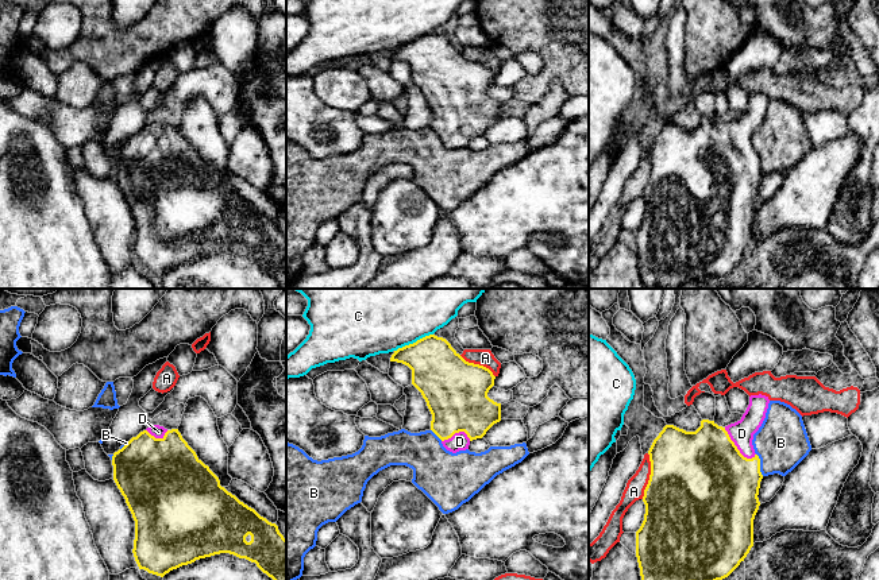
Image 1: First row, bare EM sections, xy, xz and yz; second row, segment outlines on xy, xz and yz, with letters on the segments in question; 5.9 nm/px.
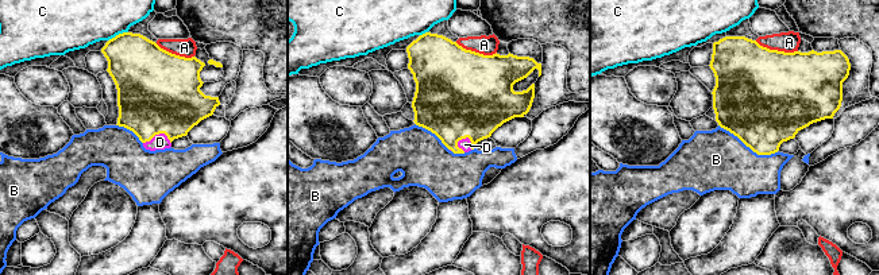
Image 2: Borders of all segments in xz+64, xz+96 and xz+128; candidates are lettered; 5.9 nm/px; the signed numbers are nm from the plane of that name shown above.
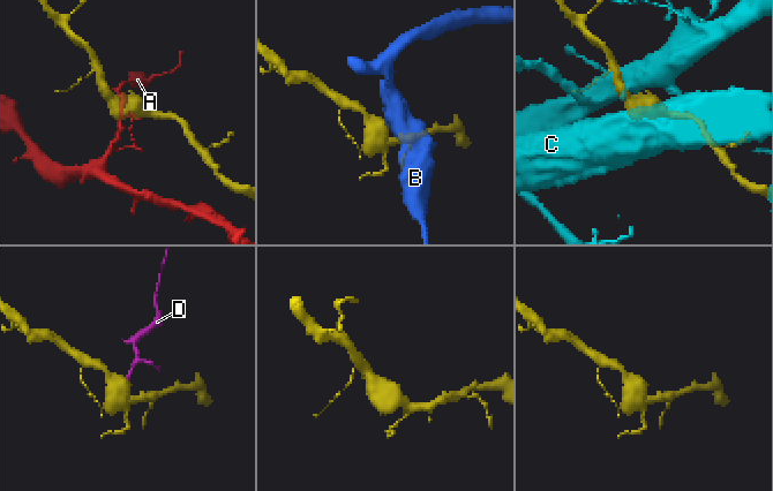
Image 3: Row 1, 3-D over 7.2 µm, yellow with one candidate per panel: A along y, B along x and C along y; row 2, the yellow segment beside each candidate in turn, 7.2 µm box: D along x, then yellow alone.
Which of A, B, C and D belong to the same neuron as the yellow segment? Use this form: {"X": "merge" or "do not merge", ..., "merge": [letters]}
{"A": "do not merge", "B": "do not merge", "C": "do not merge", "D": "merge", "merge": ["D"]}

